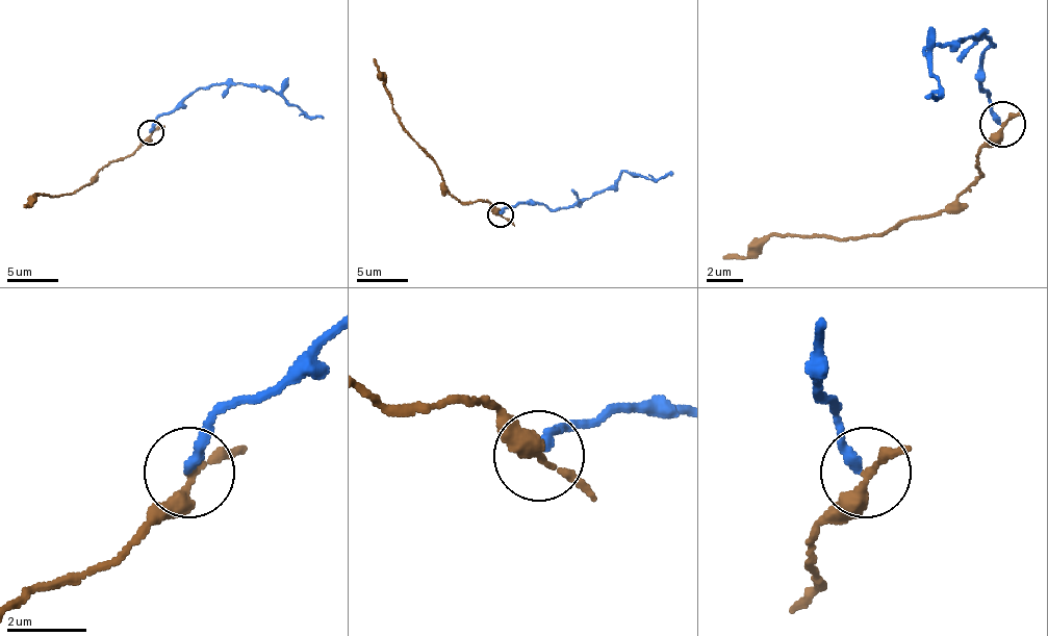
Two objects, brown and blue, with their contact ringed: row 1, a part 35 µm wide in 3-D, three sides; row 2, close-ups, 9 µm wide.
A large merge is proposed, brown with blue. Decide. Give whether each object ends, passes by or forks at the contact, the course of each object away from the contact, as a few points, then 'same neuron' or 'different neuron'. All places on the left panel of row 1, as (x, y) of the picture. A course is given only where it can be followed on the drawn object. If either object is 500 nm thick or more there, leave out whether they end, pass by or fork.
brown passes by; blue ends there; brown runs (150, 131), (137, 147), (111, 159), (86, 184), (69, 195), (35, 195), (23, 207); blue runs (150, 131), (165, 113), (201, 88), (224, 83), (252, 83), (310, 116), (323, 116); different neuron

